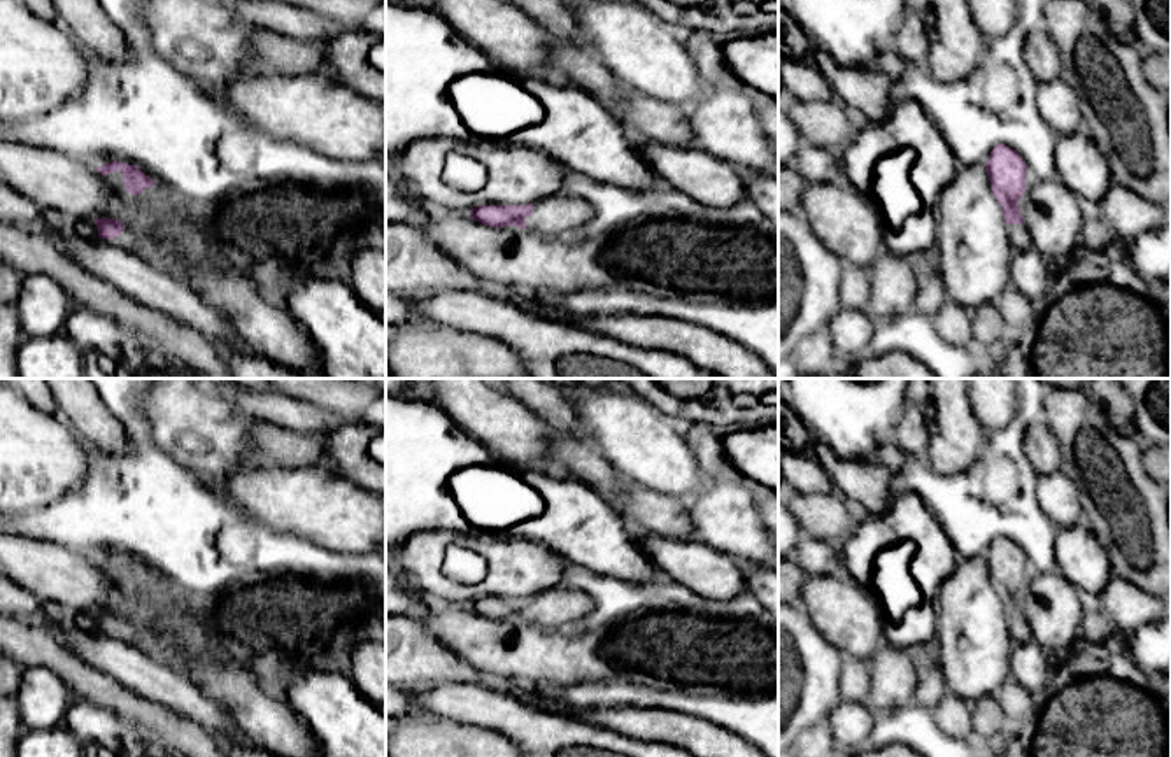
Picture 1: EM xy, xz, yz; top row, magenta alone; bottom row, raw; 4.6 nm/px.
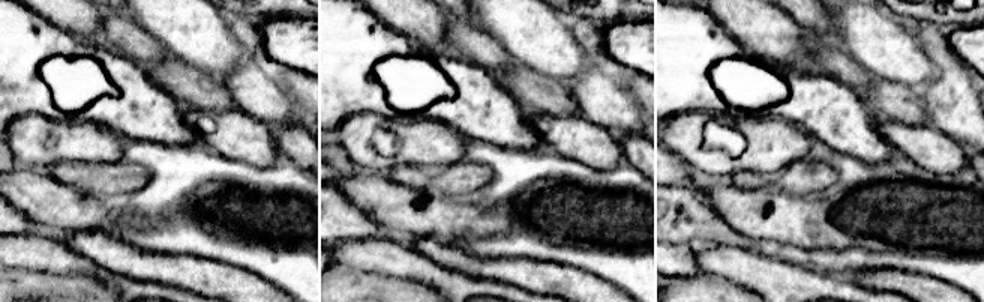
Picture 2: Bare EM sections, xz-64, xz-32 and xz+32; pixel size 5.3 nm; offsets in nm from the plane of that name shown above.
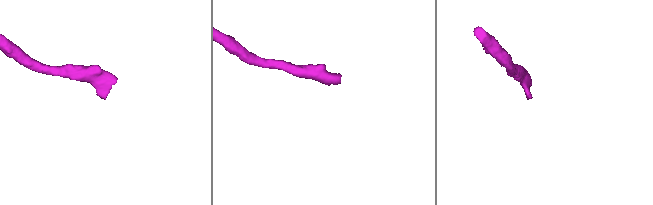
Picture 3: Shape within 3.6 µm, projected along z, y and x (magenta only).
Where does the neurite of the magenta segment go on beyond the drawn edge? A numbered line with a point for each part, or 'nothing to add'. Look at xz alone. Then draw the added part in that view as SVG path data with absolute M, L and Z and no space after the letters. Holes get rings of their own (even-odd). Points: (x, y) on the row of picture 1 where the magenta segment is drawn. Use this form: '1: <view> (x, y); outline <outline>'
1: xz (558, 214); outline M554 193L533 203L533 214L524 219L526 230L559 237L584 226L594 216L594 209L582 198Z

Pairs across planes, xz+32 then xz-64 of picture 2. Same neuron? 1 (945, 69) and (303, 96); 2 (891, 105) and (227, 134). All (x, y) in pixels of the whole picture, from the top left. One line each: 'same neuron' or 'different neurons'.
1: same neuron
2: different neurons

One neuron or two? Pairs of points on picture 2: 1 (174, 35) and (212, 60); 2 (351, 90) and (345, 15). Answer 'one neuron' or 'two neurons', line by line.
1: one neuron
2: one neuron

